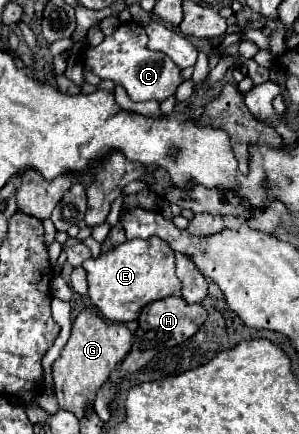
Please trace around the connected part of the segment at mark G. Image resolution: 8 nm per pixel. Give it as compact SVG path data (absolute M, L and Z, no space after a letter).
M86 304L84 310L72 322L72 334L66 346L62 348L58 360L52 364L52 380L54 394L62 410L74 412L78 418L84 416L86 408L92 404L96 390L108 380L110 370L118 364L118 360L126 358L132 346L132 334L124 324L106 322L98 316L92 304Z

